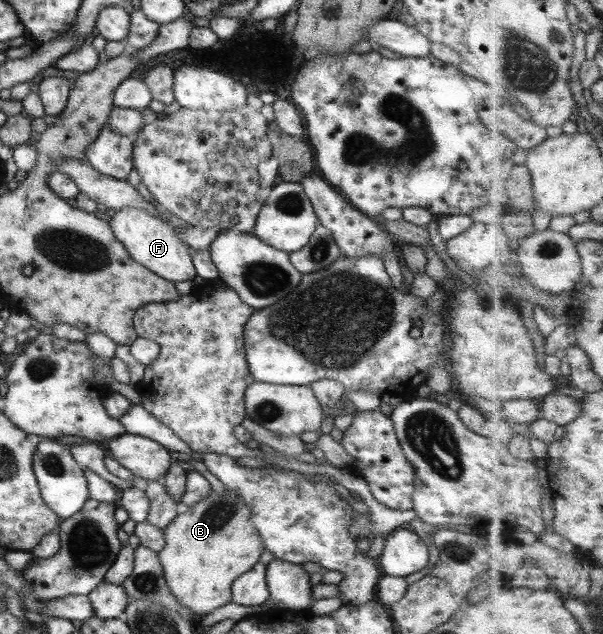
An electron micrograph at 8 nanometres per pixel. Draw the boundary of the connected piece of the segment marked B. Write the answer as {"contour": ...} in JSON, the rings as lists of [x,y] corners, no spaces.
{"contour":[[[226,489],[226,496],[210,490],[210,494],[186,509],[180,508],[173,521],[162,530],[164,545],[157,552],[162,565],[162,574],[168,590],[179,605],[186,607],[197,615],[207,615],[221,605],[230,601],[231,584],[242,573],[249,571],[258,560],[264,545],[258,531],[250,522],[249,508],[232,491]]]}

